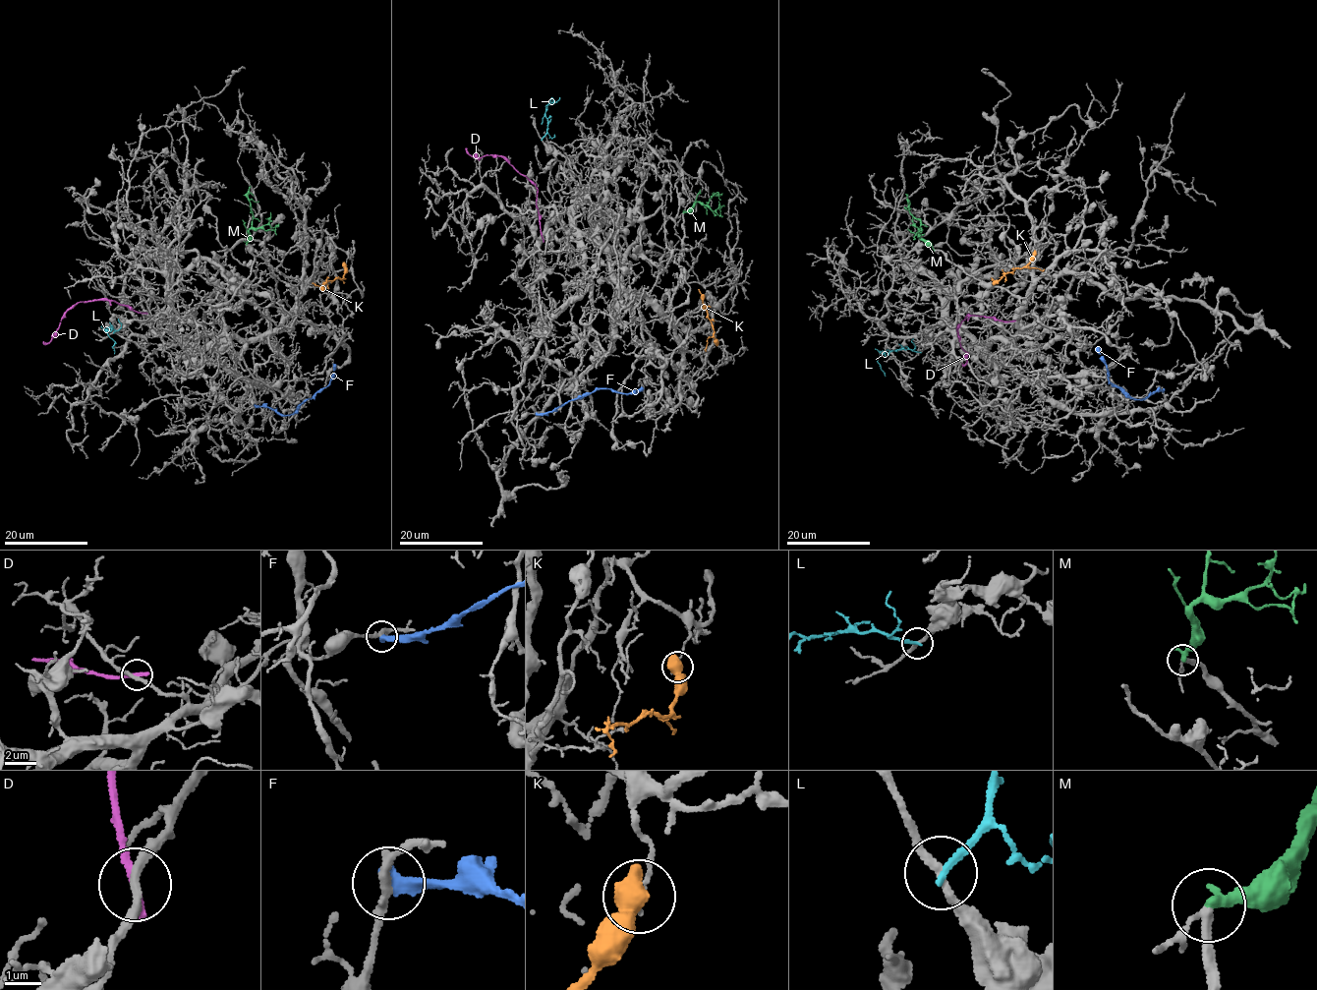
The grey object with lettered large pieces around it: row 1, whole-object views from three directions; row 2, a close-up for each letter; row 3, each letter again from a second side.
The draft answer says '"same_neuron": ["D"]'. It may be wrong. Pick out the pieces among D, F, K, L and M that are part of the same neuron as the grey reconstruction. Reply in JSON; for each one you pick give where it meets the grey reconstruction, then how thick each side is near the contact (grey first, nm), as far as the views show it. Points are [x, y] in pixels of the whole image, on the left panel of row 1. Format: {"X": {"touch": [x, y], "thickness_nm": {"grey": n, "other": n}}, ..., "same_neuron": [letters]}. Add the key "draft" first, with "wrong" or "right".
{"draft": "wrong", "M": {"touch": [246, 244], "thickness_nm": {"grey": 200, "other": 360}}, "same_neuron": ["M"]}

